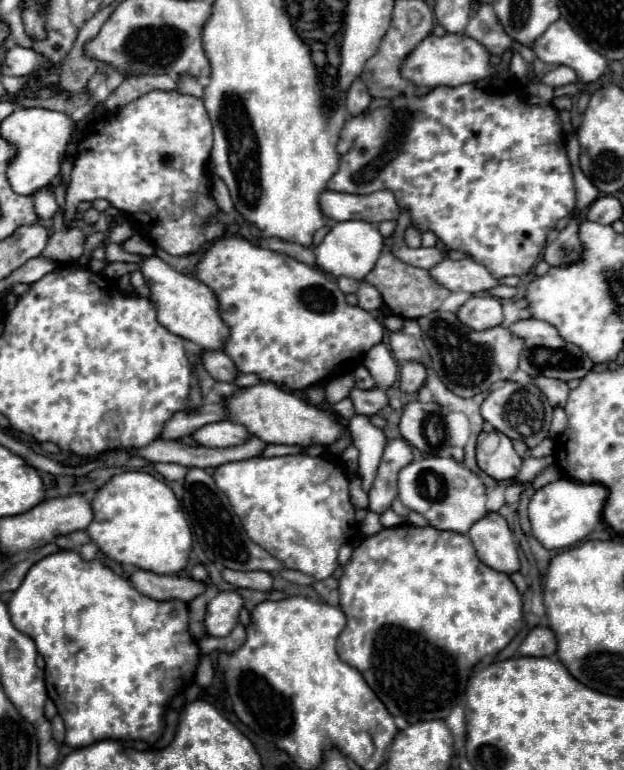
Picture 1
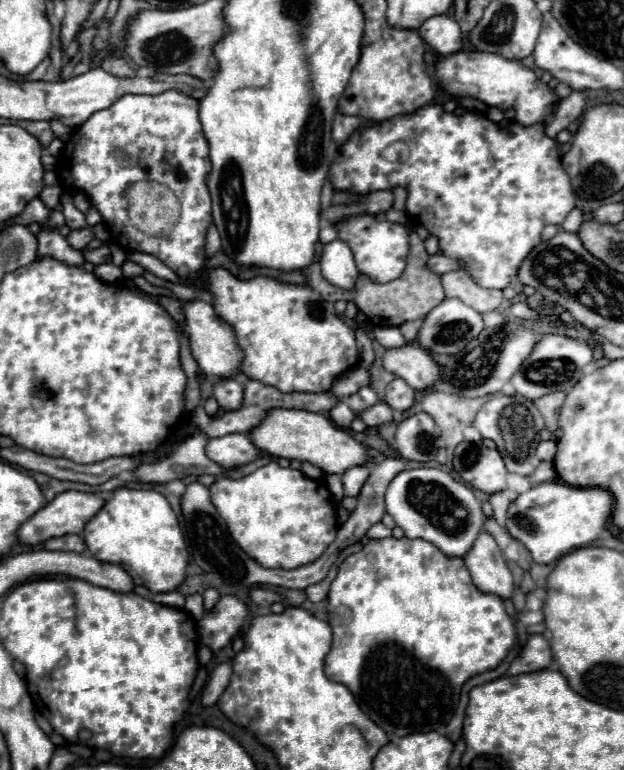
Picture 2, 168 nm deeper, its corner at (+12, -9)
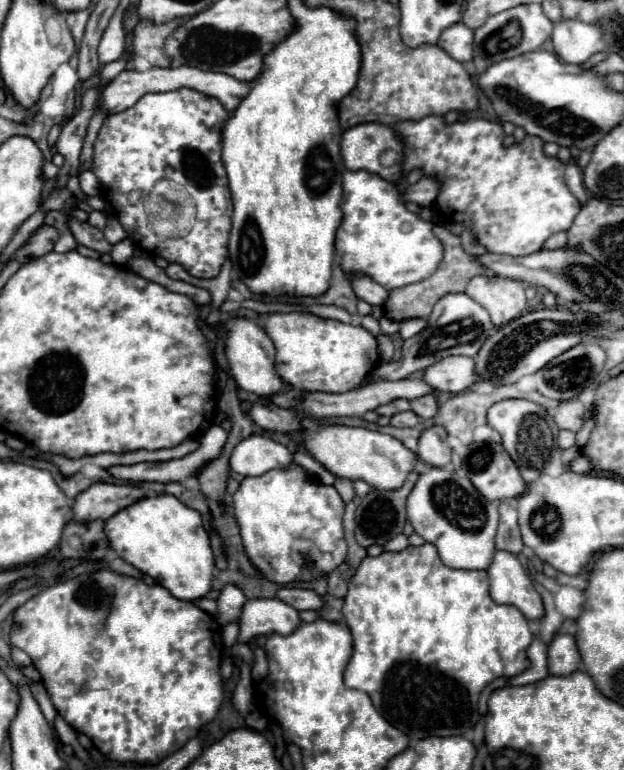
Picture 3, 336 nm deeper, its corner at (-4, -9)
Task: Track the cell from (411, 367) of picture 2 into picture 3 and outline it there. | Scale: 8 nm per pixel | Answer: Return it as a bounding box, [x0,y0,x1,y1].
[424,357,478,393]

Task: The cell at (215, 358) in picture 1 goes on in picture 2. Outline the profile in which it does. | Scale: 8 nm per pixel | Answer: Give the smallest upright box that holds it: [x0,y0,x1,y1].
[214,377,242,411]

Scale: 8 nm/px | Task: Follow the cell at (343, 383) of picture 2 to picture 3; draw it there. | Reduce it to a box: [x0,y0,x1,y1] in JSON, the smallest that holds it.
[372,293,492,381]

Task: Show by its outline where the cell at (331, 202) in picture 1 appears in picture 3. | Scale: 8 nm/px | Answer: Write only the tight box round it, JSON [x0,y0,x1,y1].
[402,175,442,207]

